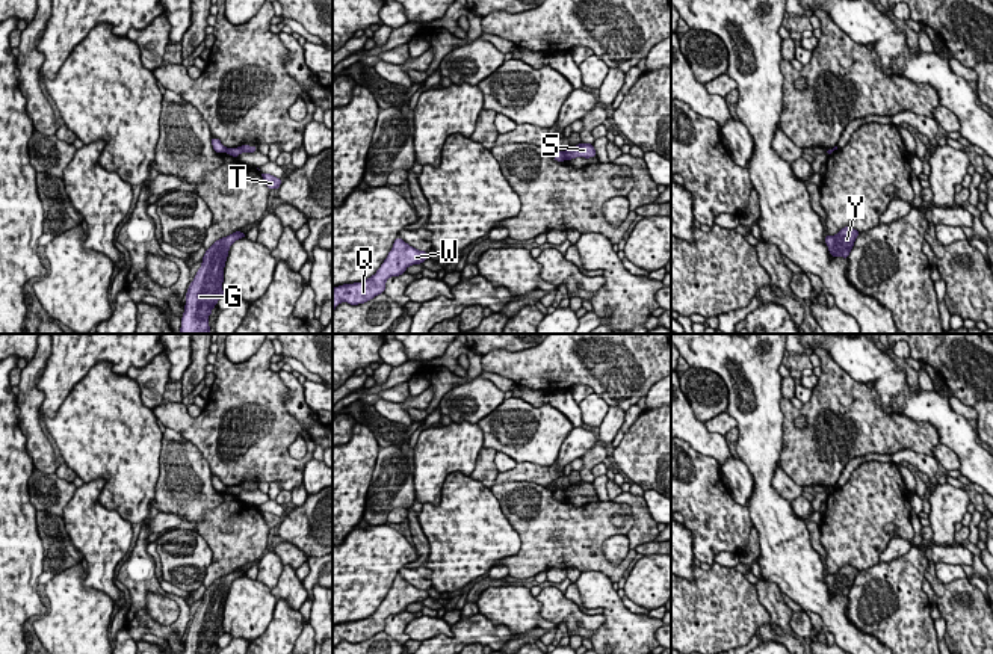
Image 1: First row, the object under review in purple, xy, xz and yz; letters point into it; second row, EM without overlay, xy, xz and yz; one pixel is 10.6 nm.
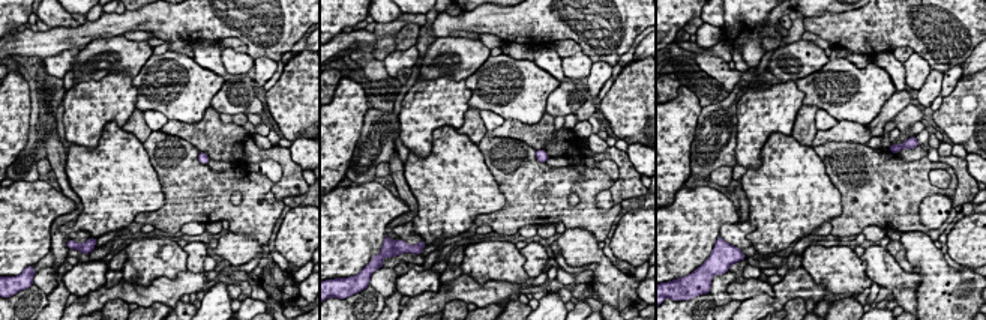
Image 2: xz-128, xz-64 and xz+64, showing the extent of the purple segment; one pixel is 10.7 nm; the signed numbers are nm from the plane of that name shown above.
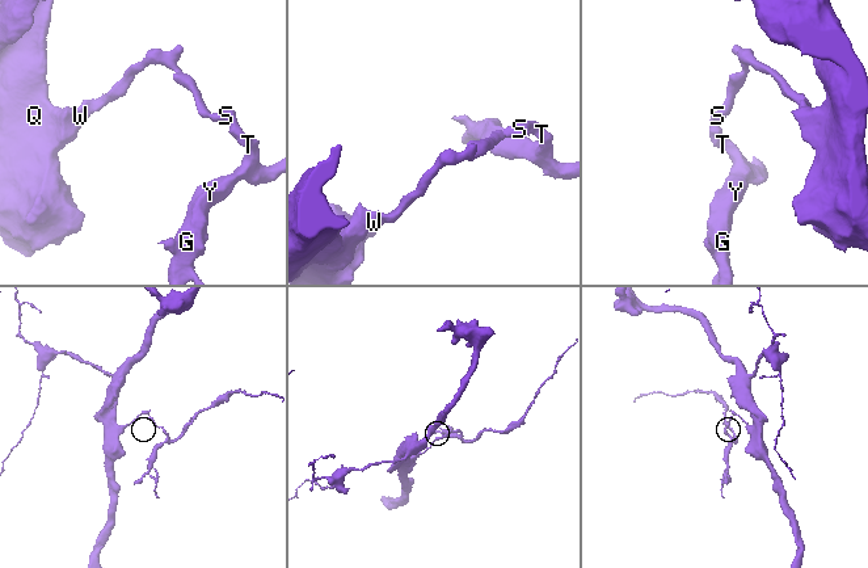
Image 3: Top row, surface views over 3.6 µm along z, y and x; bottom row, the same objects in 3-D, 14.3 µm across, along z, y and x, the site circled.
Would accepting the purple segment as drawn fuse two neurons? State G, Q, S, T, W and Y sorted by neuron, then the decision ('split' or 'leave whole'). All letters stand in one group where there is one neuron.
G S T Y / Q W | split

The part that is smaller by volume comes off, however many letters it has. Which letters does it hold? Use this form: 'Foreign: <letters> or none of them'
Foreign: G, S, T, Y

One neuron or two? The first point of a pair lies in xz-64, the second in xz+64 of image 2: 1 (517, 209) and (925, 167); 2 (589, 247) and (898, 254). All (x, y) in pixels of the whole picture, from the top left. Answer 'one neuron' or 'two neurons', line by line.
1: one neuron
2: two neurons

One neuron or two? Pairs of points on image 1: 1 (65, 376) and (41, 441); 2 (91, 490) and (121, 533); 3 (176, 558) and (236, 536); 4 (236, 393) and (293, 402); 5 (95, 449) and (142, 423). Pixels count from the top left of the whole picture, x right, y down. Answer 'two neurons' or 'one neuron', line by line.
1: two neurons
2: one neuron
3: two neurons
4: two neurons
5: one neuron

